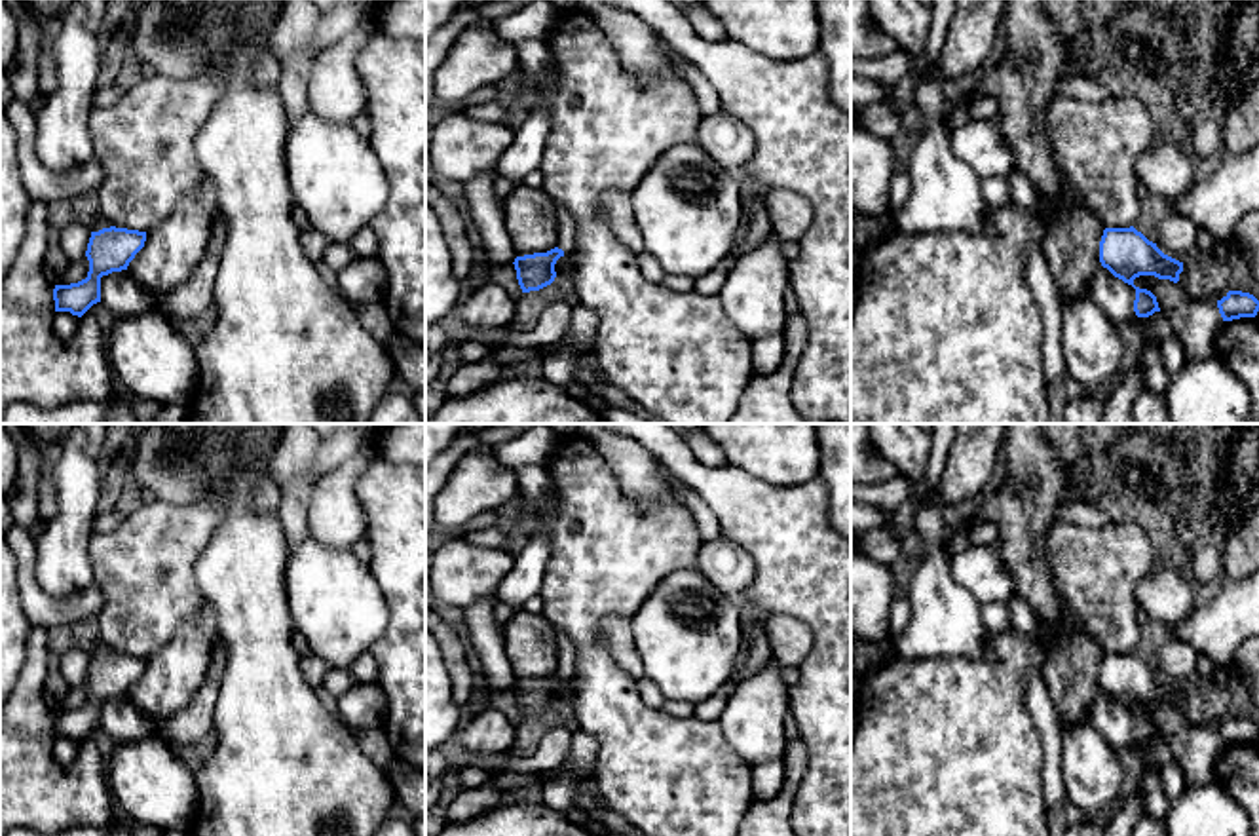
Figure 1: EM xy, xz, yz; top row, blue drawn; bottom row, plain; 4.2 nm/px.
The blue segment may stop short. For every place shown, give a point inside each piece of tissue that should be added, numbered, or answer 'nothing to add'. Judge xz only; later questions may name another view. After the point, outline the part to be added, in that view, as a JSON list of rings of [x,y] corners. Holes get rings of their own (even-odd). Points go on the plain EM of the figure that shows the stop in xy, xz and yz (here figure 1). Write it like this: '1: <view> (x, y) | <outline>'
1: xz (566, 650) | [[[556,627],[558,636],[558,667],[556,673],[564,678],[573,678],[573,667],[575,667],[575,646],[572,638]]]

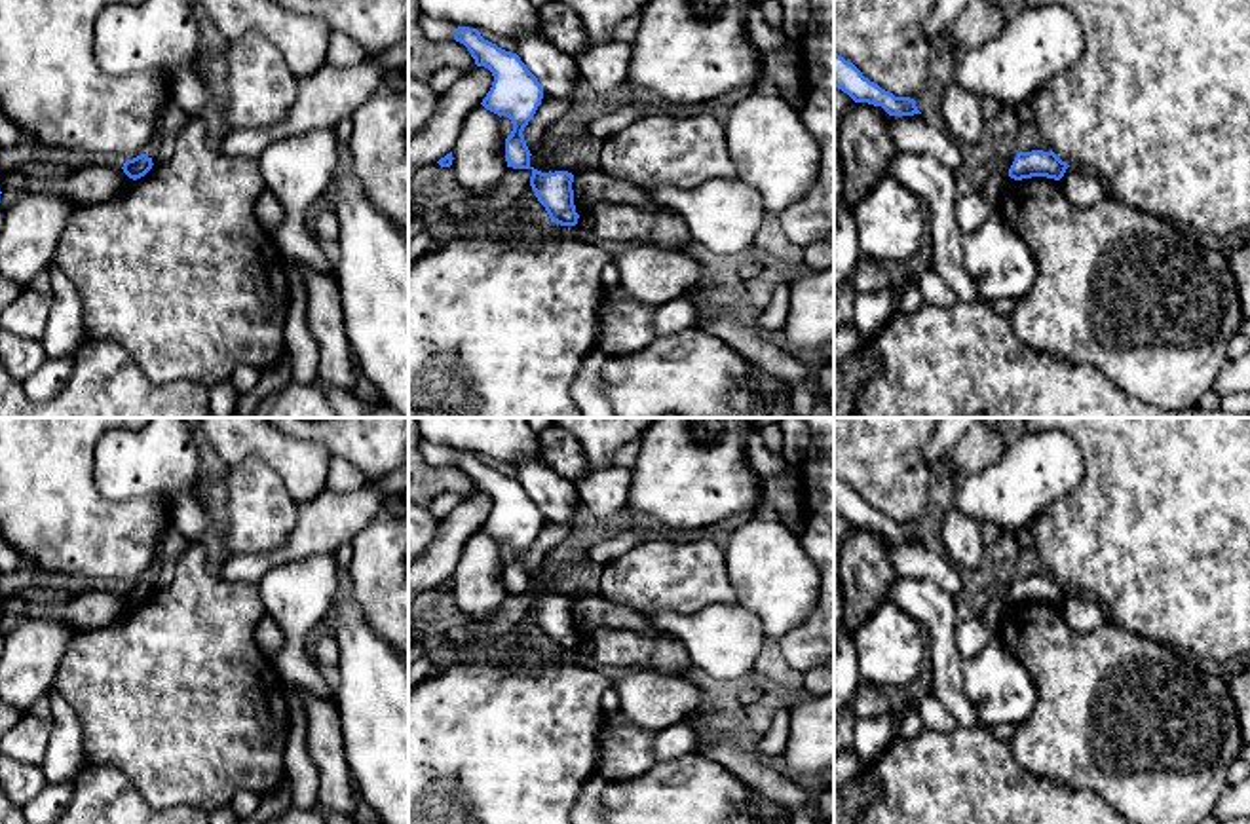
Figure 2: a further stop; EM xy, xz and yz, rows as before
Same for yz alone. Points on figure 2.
nothing to add

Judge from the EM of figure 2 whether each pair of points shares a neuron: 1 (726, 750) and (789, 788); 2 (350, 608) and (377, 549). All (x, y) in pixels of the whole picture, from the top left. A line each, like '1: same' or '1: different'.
1: same
2: different

